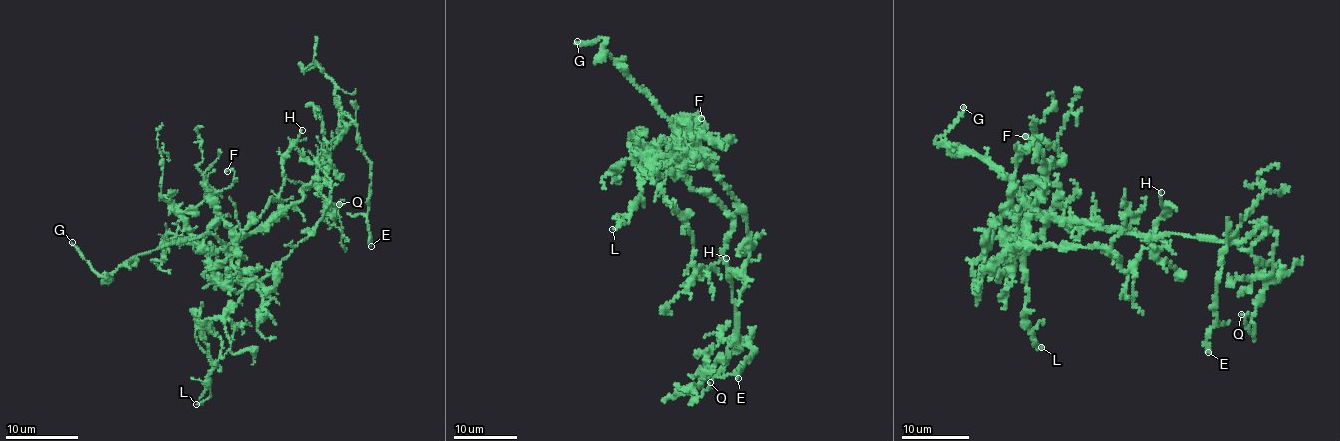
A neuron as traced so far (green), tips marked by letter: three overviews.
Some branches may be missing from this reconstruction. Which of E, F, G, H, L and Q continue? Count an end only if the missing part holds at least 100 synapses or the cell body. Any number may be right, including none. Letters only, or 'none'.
G

